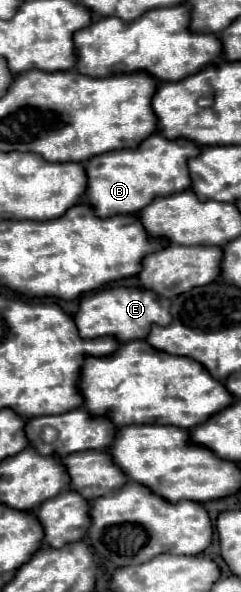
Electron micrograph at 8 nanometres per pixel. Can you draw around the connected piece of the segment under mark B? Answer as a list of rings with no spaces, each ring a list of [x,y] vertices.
[[[153,133],[135,149],[121,149],[91,157],[85,165],[89,173],[89,189],[85,189],[87,203],[93,205],[97,217],[137,213],[149,205],[155,197],[173,195],[189,189],[189,169],[187,159],[199,155],[199,147],[185,139],[165,139],[159,133]]]

